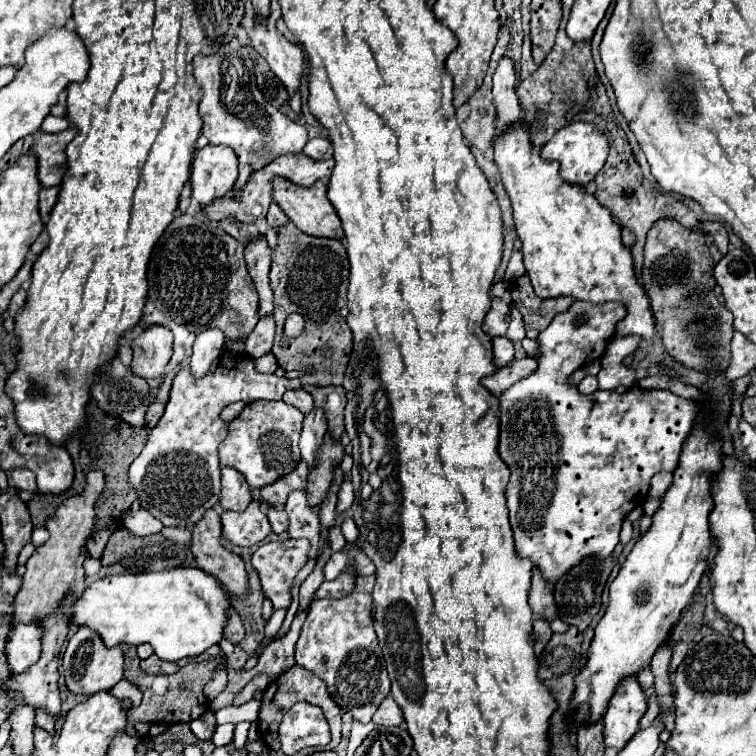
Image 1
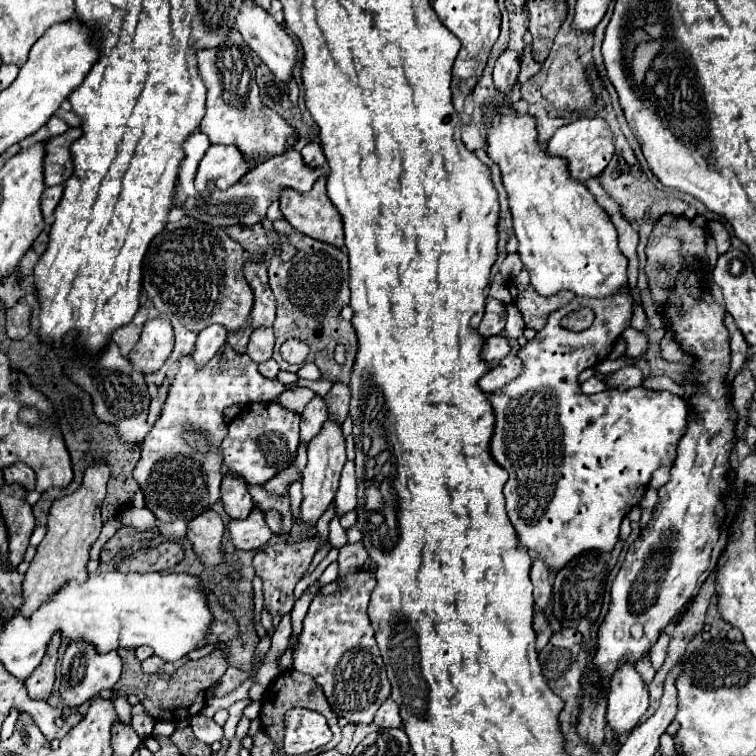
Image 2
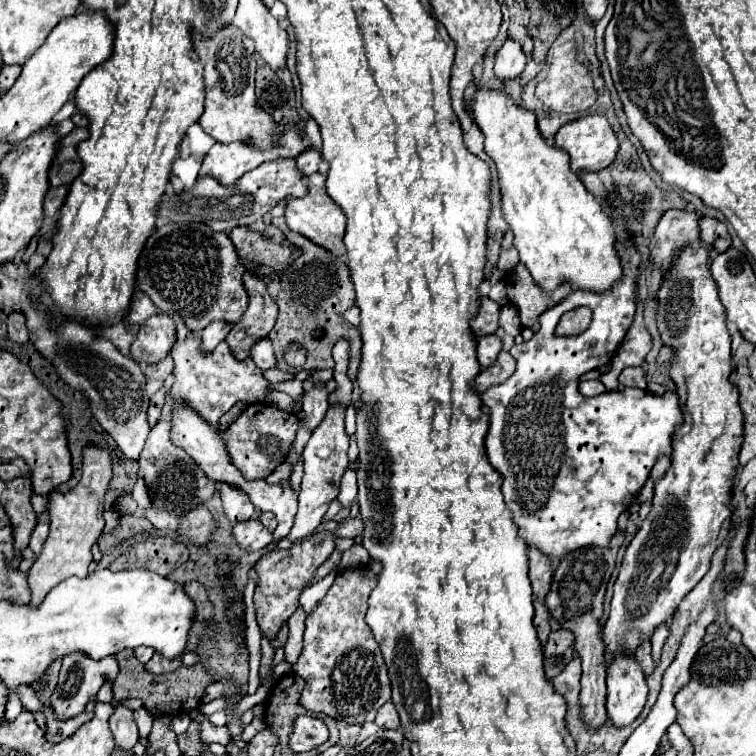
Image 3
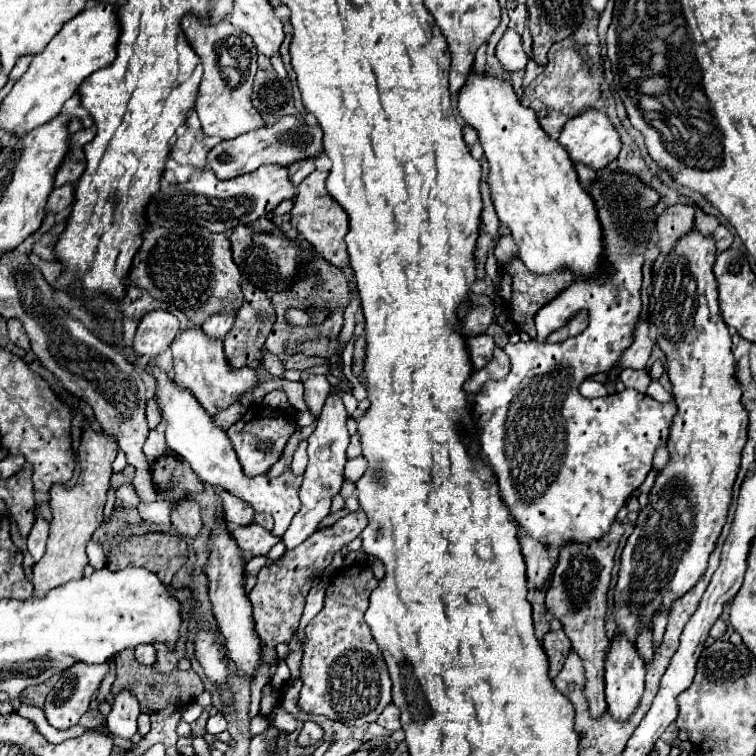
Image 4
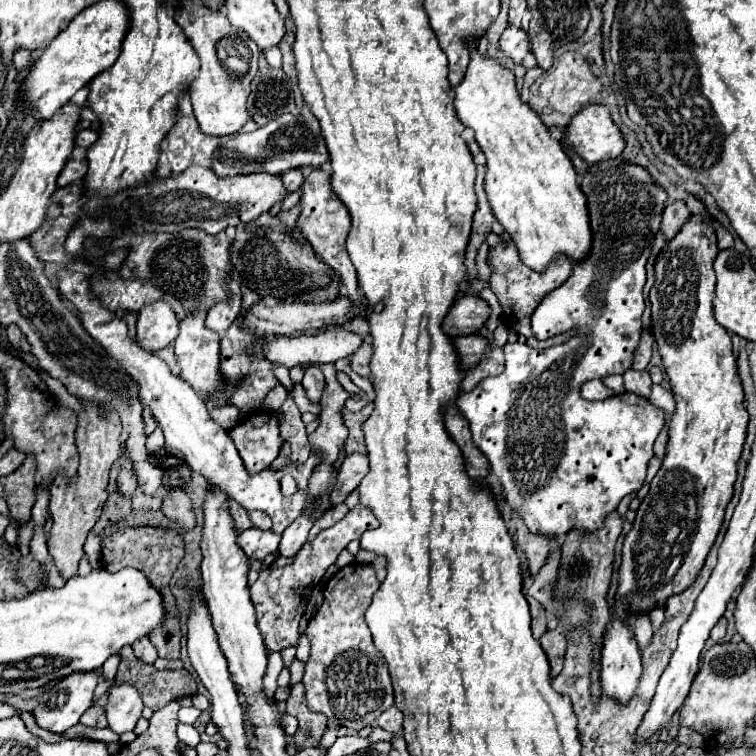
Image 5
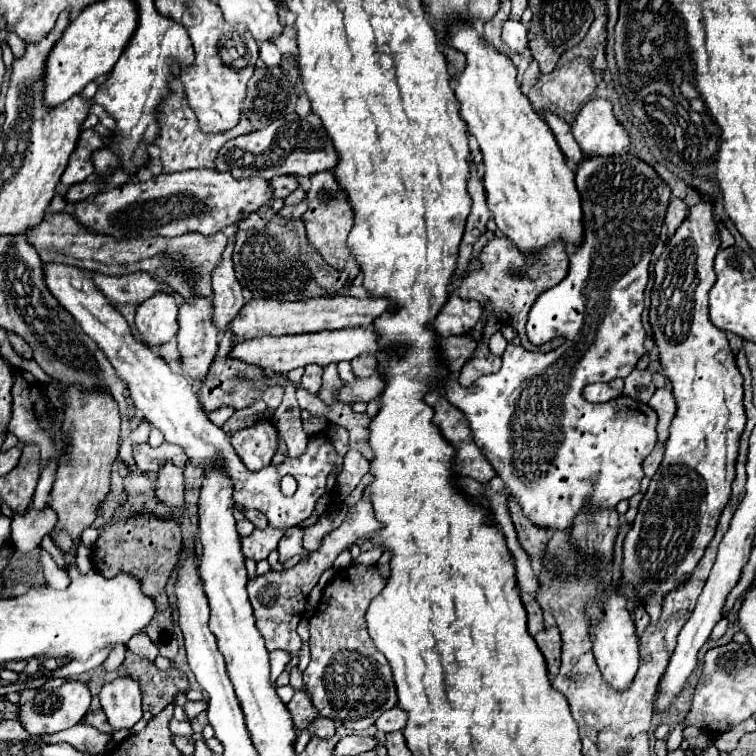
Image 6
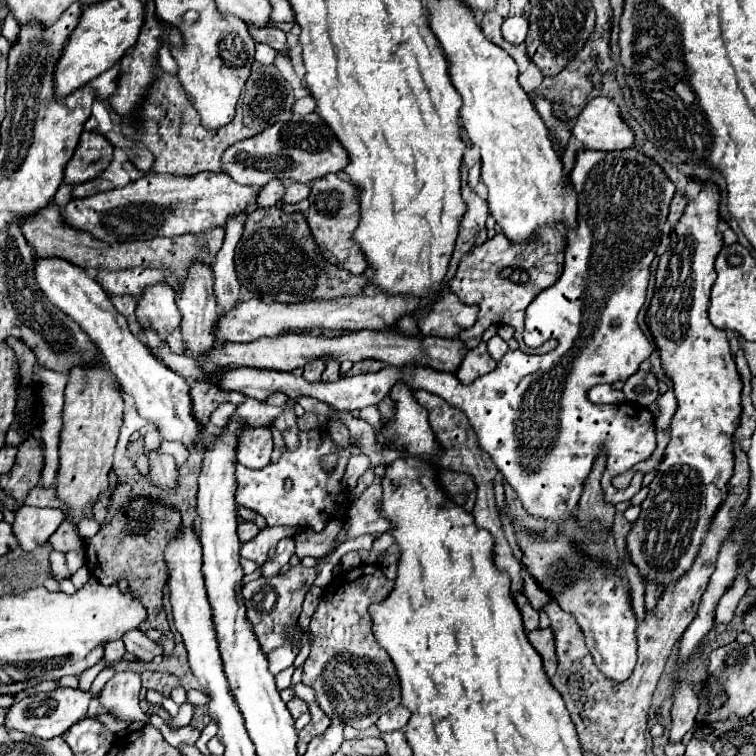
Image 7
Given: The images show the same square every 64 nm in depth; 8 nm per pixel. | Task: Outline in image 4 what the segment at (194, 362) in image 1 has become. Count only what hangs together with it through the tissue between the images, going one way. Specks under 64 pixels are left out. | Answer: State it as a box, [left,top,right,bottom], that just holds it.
[204,312,236,338]

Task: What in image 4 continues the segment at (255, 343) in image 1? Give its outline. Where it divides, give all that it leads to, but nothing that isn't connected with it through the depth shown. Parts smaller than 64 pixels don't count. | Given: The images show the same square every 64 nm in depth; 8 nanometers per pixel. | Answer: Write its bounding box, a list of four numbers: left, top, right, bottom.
[264,350,286,376]

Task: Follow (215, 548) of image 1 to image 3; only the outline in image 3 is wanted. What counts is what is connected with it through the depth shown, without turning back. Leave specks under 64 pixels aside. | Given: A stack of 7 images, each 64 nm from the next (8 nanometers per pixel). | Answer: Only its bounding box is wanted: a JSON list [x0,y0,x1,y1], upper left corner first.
[178,506,214,546]

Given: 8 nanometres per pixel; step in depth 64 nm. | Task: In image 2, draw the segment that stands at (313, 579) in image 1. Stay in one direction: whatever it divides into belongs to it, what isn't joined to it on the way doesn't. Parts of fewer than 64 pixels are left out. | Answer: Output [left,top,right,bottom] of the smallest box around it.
[290,584,316,652]

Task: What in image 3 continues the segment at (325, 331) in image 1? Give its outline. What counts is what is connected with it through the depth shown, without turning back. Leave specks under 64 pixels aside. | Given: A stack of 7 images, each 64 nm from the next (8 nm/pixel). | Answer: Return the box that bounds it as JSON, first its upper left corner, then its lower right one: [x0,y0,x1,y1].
[268,216,362,380]

